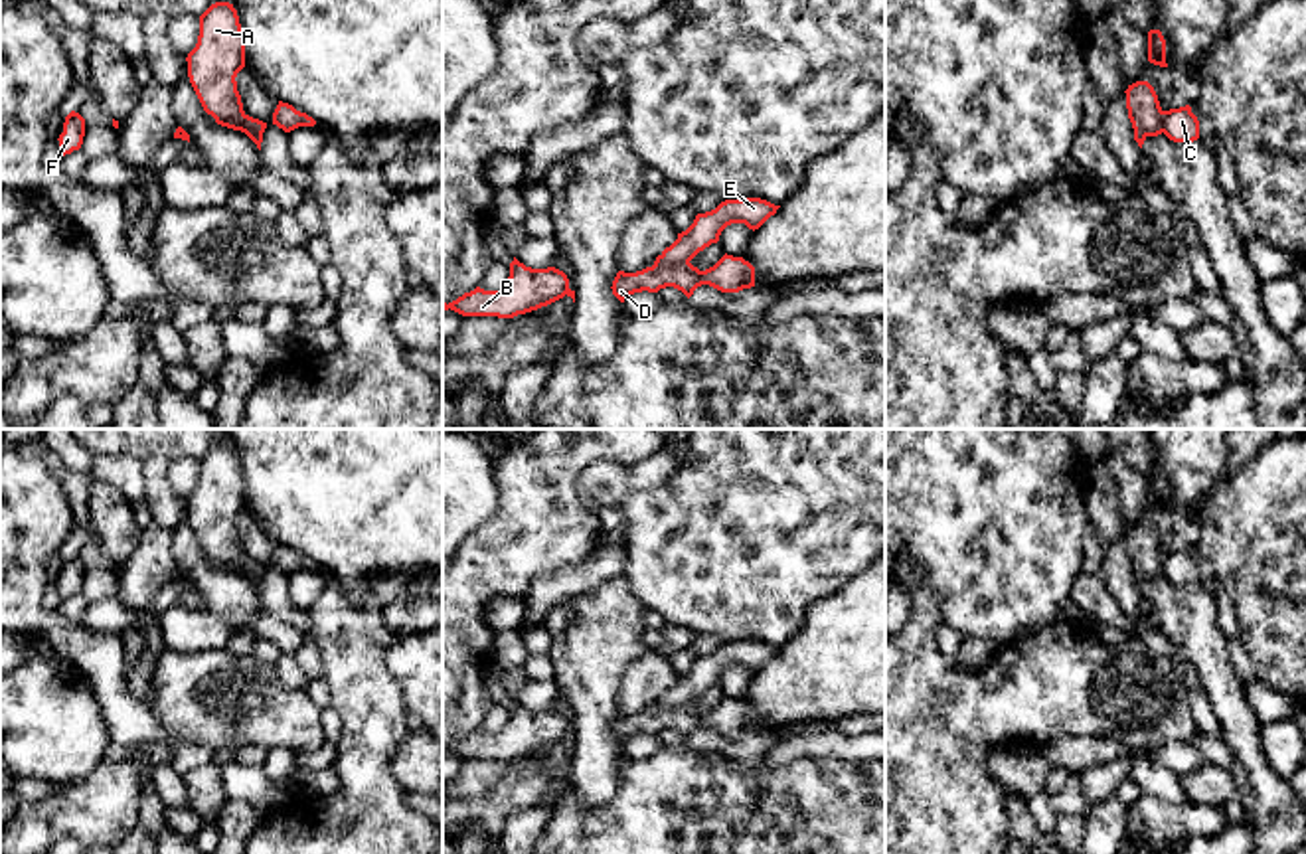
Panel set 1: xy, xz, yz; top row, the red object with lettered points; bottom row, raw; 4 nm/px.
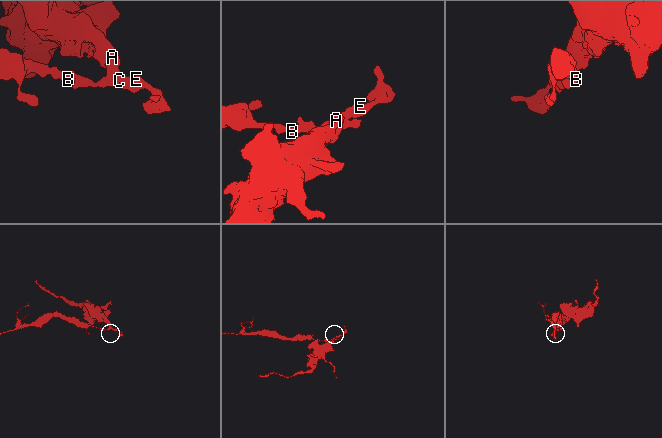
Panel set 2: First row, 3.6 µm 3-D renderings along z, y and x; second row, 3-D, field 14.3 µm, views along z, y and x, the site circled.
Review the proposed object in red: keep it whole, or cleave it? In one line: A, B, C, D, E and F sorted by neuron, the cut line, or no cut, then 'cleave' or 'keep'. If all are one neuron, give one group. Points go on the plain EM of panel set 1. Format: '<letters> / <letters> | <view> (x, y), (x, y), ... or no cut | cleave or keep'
A E / B C D F | xz (688, 704), (652, 710) | cleave

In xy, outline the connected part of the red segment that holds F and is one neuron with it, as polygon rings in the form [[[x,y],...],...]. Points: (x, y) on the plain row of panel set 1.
[[[71,554],[65,559],[63,575],[57,581],[59,597],[65,599],[71,597],[73,593],[79,593],[83,587],[83,579],[85,579],[85,561],[79,555]]]

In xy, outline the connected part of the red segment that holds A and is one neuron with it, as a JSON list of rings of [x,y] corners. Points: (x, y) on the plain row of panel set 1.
[[[215,445],[200,459],[200,478],[188,496],[188,520],[207,557],[235,563],[243,554],[237,516],[245,510],[245,478],[237,453]]]

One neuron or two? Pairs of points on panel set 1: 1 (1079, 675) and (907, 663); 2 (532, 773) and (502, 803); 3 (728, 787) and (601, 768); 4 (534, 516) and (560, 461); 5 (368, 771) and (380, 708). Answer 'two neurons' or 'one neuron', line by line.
1: one neuron
2: one neuron
3: two neurons
4: one neuron
5: one neuron

